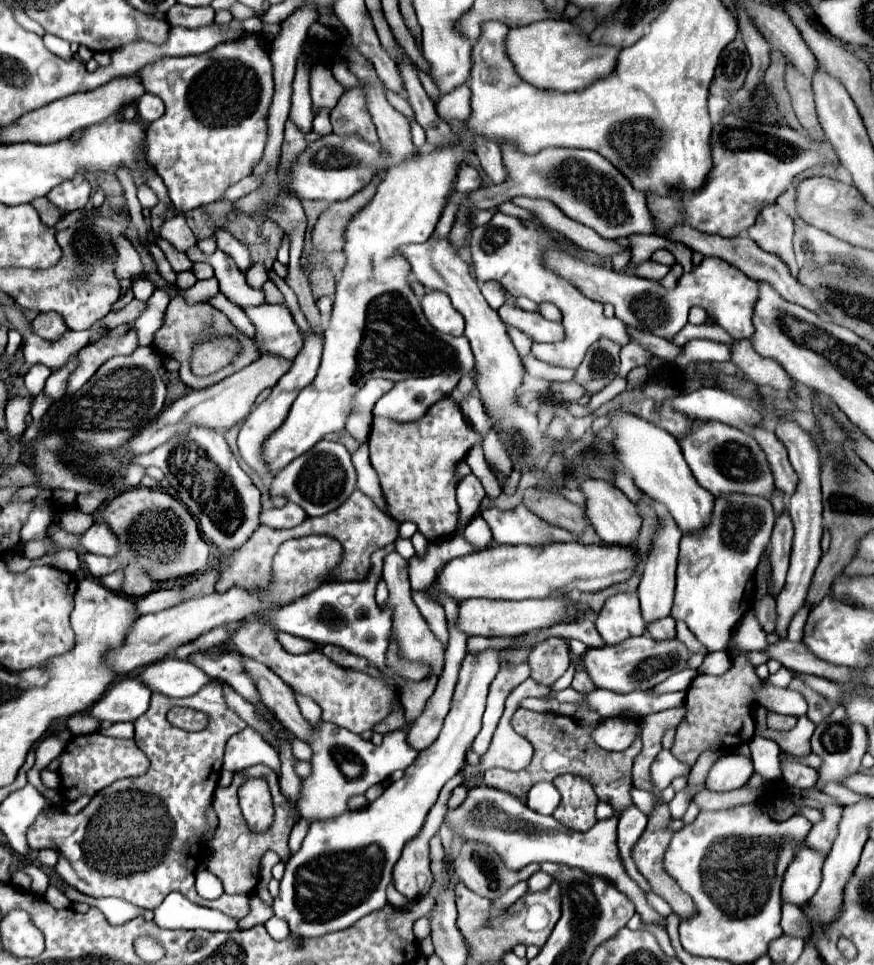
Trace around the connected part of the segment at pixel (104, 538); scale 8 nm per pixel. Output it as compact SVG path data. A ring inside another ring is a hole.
M96 522L88 528L88 532L82 536L80 544L88 548L92 554L102 554L102 556L118 556L120 554L120 542L116 540L118 536L108 530L106 522Z

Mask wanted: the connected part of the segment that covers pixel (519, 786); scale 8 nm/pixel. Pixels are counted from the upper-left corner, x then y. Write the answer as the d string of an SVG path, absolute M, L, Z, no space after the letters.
M519 708L514 714L512 728L534 746L532 762L520 772L510 772L504 768L490 768L482 776L484 784L488 784L490 788L500 788L508 794L524 798L524 794L528 794L528 790L536 782L542 782L542 780L552 782L560 774L576 774L576 776L590 780L598 798L610 800L616 812L632 804L632 798L630 798L632 774L630 772L632 772L632 760L642 748L640 736L636 736L632 746L624 752L606 752L604 748L598 748L598 744L592 740L592 726L584 726L574 718L566 718L566 742L564 742L564 716L558 718L553 714L549 716L538 714L525 708Z

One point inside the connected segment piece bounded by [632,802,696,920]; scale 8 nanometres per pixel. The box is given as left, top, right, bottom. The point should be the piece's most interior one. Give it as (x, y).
(648, 853)

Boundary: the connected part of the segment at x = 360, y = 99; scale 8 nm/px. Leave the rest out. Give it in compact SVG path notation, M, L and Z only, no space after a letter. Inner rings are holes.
M360 88L346 90L336 108L330 112L334 134L360 134L366 142L378 144L376 126L366 108L366 92Z

